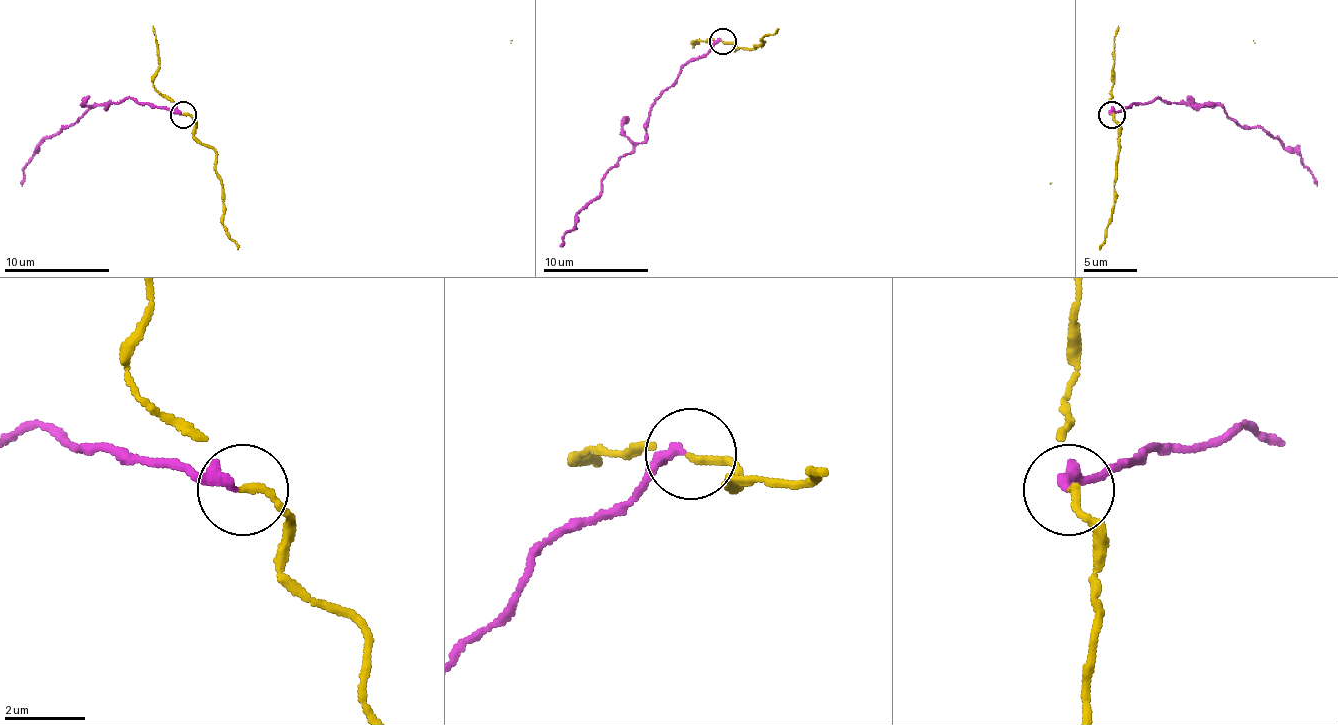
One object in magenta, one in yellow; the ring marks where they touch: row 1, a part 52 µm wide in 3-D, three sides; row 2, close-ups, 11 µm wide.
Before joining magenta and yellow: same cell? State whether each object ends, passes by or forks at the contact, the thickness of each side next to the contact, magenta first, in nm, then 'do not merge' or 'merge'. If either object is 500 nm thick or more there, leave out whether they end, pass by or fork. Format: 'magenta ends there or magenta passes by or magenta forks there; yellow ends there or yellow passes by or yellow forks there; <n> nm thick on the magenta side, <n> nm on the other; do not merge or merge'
magenta ends there; yellow passes by; 320 nm thick on the magenta side, 140 nm on the other; do not merge

